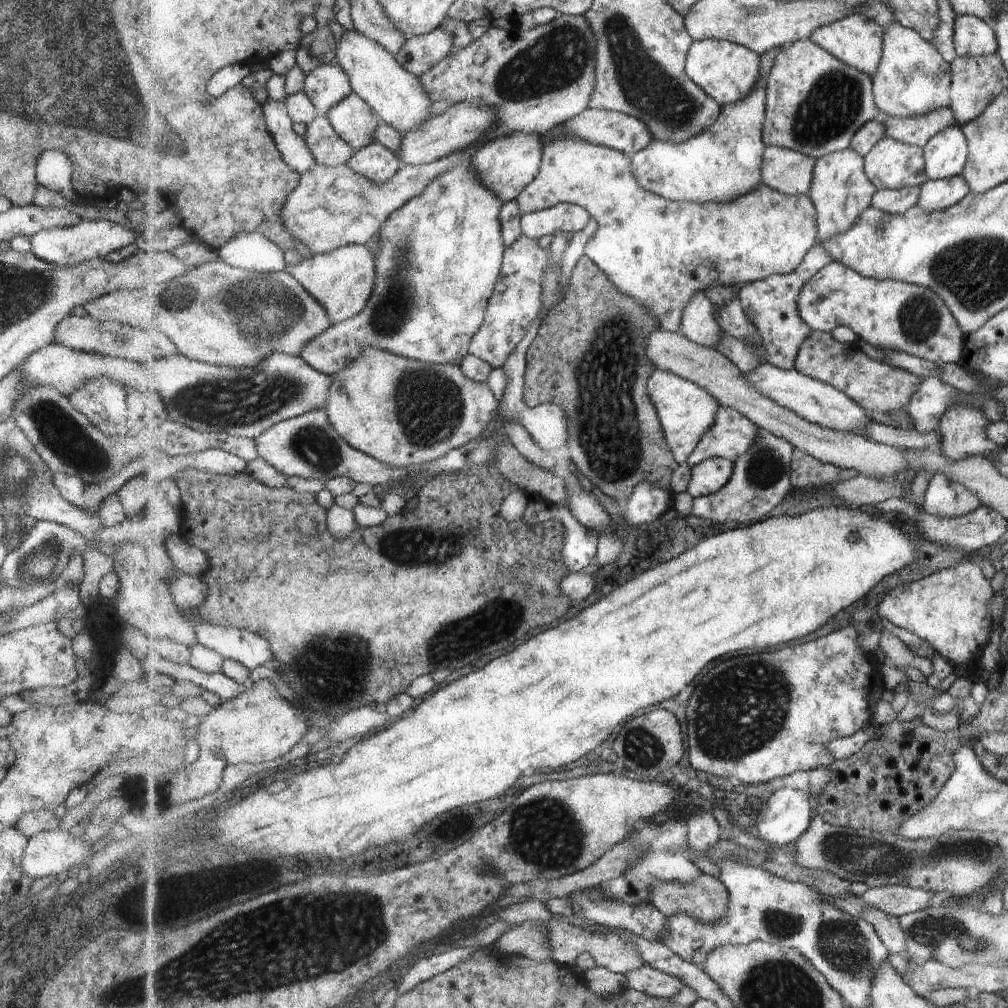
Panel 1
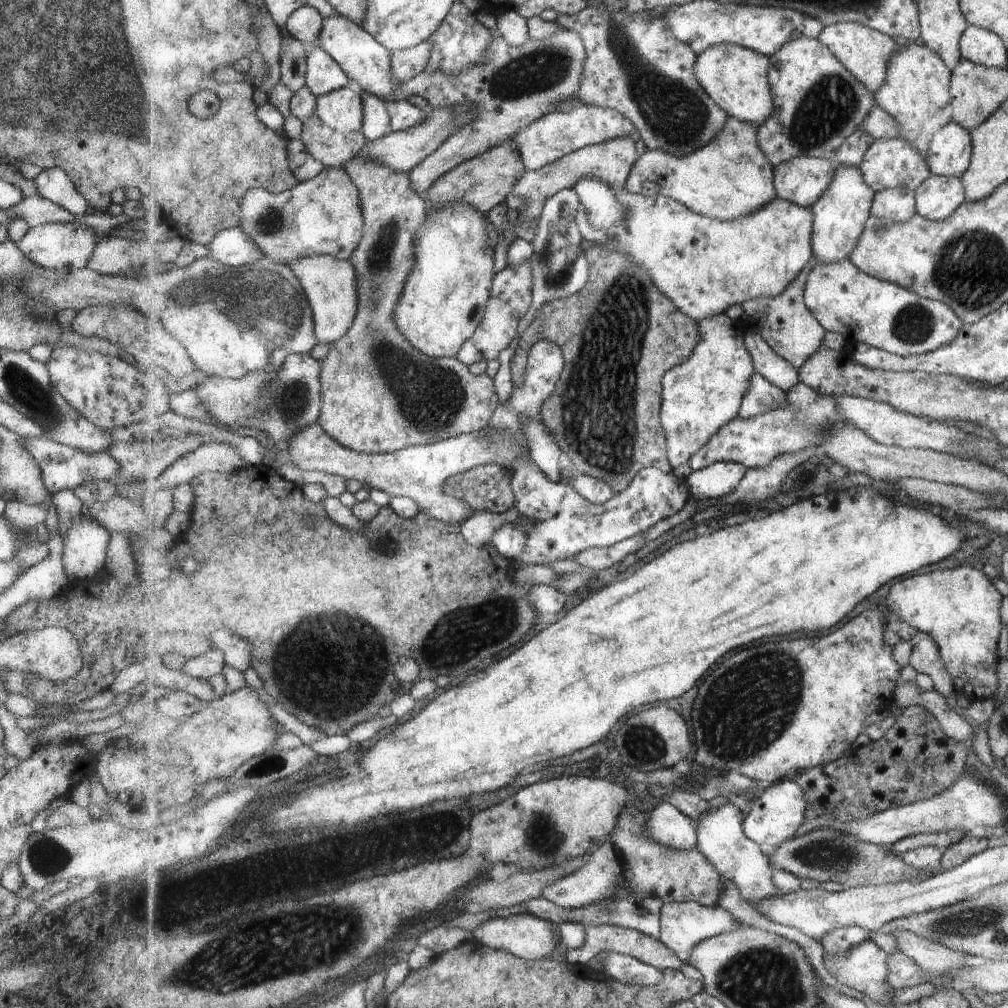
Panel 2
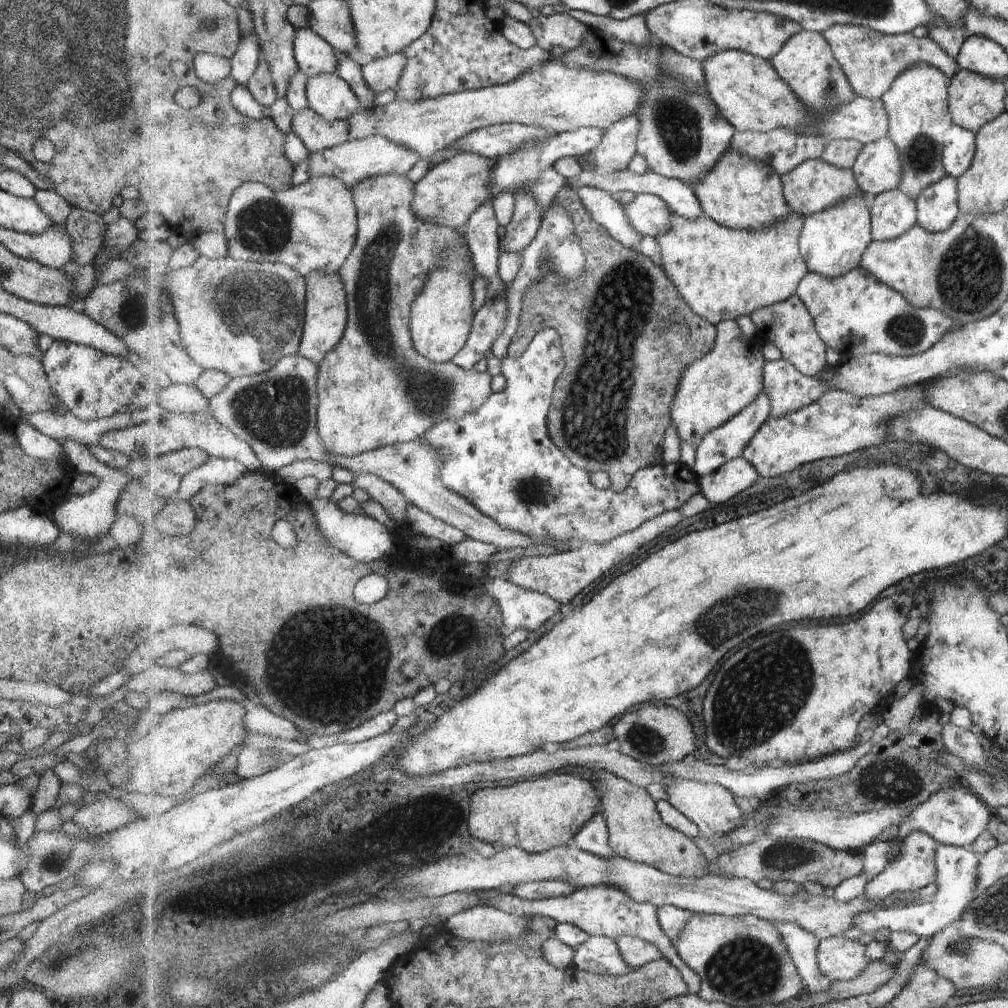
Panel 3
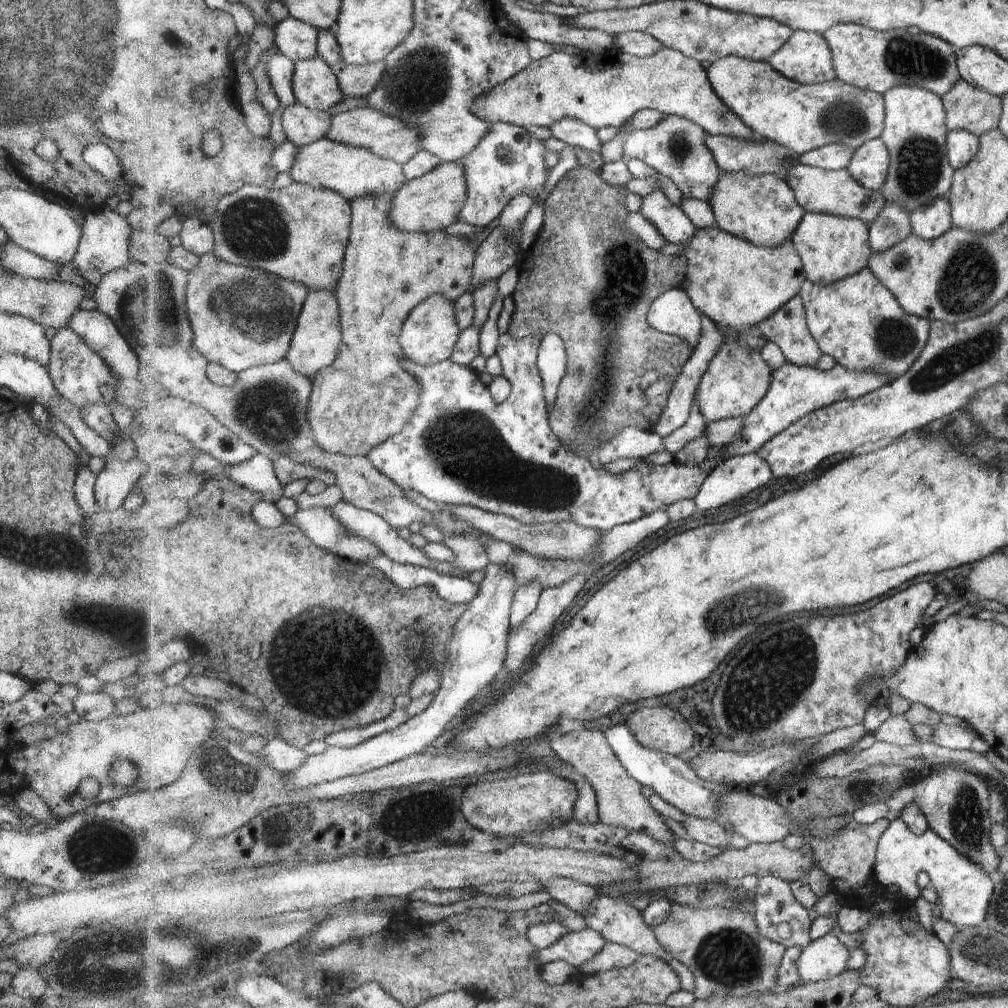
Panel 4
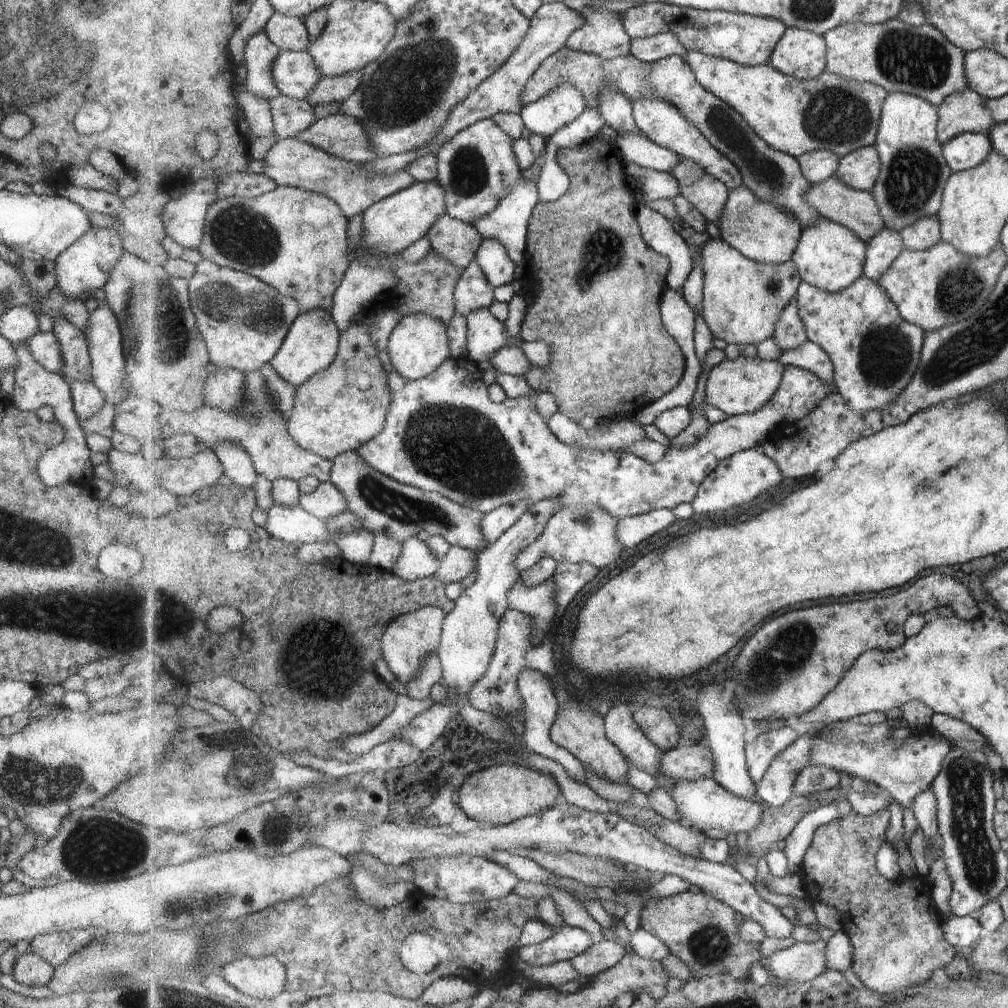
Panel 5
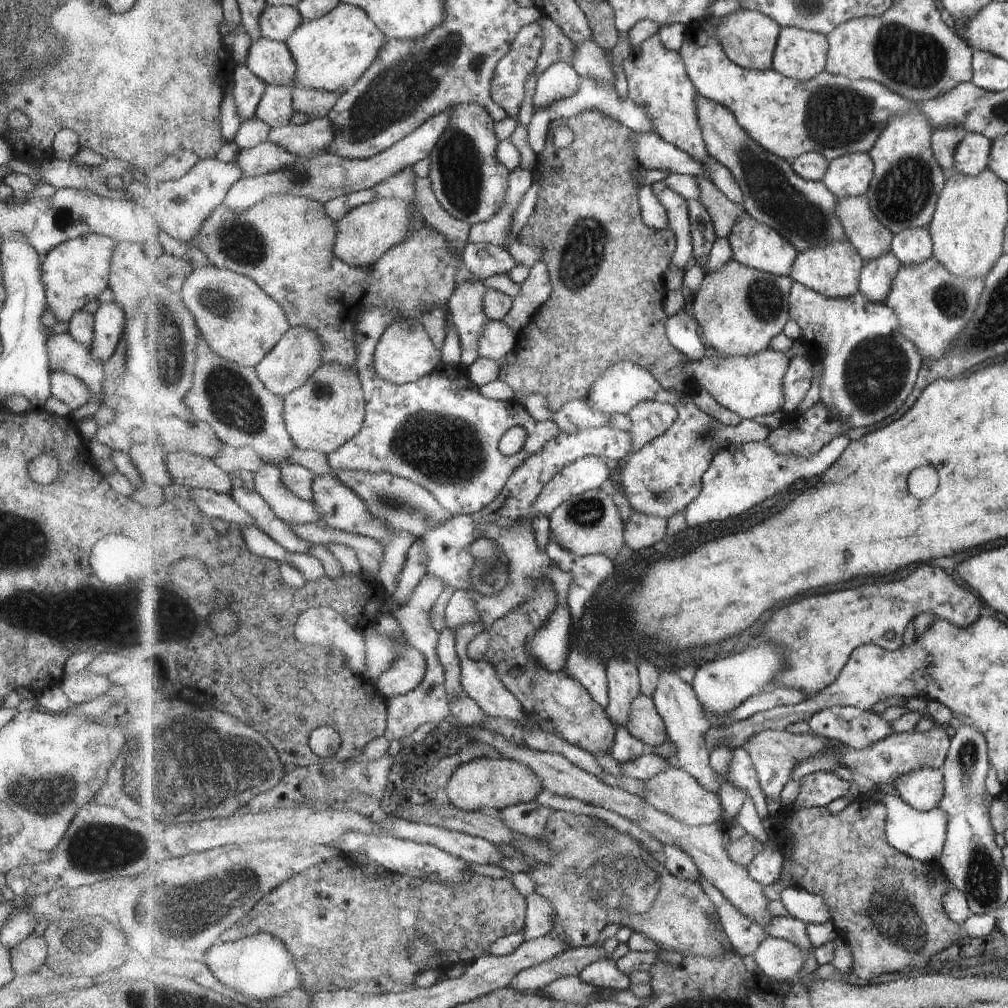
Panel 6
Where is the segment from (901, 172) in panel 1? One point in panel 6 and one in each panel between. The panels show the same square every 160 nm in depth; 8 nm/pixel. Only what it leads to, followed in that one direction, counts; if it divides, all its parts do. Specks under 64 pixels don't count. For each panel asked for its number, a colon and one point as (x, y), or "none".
2: (890, 163)
3: (877, 169)
4: (870, 165)
5: (860, 169)
6: (851, 175)

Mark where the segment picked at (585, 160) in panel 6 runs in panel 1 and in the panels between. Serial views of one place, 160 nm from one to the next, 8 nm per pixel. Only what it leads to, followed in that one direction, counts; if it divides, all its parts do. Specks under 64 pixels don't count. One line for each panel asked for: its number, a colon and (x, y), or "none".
1: (594, 345)
2: (623, 333)
3: (611, 320)
4: (585, 278)
5: (594, 286)

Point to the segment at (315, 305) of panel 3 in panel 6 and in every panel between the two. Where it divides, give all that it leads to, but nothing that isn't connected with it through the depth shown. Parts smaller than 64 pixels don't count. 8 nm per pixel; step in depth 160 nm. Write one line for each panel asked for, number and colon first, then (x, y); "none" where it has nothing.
4: (316, 344)
5: (313, 342)
6: (300, 353)

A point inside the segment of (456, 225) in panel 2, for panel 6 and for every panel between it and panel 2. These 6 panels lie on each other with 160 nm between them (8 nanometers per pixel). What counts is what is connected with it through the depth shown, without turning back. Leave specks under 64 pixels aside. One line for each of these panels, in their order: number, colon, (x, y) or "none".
3: (442, 318)
4: (430, 335)
5: (419, 344)
6: (406, 352)

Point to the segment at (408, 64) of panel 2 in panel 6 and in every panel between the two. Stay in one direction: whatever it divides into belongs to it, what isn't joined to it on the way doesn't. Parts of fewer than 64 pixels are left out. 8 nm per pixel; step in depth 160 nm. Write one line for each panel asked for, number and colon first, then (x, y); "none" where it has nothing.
3: (381, 75)
4: (355, 81)
5: (338, 89)
6: (316, 103)

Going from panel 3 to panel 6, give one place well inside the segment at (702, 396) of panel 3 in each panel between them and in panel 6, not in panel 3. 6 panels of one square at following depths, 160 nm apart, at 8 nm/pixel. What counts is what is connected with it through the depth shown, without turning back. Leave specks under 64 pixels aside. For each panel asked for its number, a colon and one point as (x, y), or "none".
4: (738, 379)
5: (744, 385)
6: (752, 385)

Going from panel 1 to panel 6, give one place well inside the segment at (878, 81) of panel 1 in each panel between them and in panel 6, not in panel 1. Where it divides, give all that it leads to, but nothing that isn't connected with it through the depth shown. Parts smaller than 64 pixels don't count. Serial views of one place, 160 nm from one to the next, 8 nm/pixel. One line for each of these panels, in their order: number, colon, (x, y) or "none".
2: (916, 94)
3: (917, 103)
4: (919, 175)
5: (910, 186)
6: (907, 181)

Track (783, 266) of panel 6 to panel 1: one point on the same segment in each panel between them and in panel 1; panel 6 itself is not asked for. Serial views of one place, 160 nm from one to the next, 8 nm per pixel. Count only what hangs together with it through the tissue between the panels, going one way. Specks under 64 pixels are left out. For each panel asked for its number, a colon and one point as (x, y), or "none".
1: (726, 161)
2: (730, 178)
3: (742, 193)
4: (763, 209)
5: (765, 232)

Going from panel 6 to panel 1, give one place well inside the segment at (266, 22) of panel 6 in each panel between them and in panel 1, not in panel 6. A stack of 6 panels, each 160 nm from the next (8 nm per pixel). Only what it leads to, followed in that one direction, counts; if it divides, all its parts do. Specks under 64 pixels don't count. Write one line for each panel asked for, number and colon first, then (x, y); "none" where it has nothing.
1: (327, 85)
2: (324, 74)
3: (314, 55)
4: (297, 40)
5: (290, 33)

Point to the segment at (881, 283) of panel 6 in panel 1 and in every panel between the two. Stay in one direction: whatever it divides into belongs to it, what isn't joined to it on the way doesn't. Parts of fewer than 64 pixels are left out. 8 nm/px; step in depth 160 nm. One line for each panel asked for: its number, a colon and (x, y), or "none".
1: (891, 201)
2: (897, 205)
3: (894, 213)
4: (894, 226)
5: (883, 249)

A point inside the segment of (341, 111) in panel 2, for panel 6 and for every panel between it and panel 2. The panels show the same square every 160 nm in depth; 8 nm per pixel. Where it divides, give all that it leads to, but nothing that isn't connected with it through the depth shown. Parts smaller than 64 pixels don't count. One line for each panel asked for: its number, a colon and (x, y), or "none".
3: (330, 96)
4: (315, 85)
5: (296, 74)
6: (273, 62)

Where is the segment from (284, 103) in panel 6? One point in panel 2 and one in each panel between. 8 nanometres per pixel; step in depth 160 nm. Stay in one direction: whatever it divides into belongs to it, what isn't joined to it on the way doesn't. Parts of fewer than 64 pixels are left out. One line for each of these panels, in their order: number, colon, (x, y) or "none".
2: (334, 148)
3: (318, 134)
4: (303, 126)
5: (291, 116)

